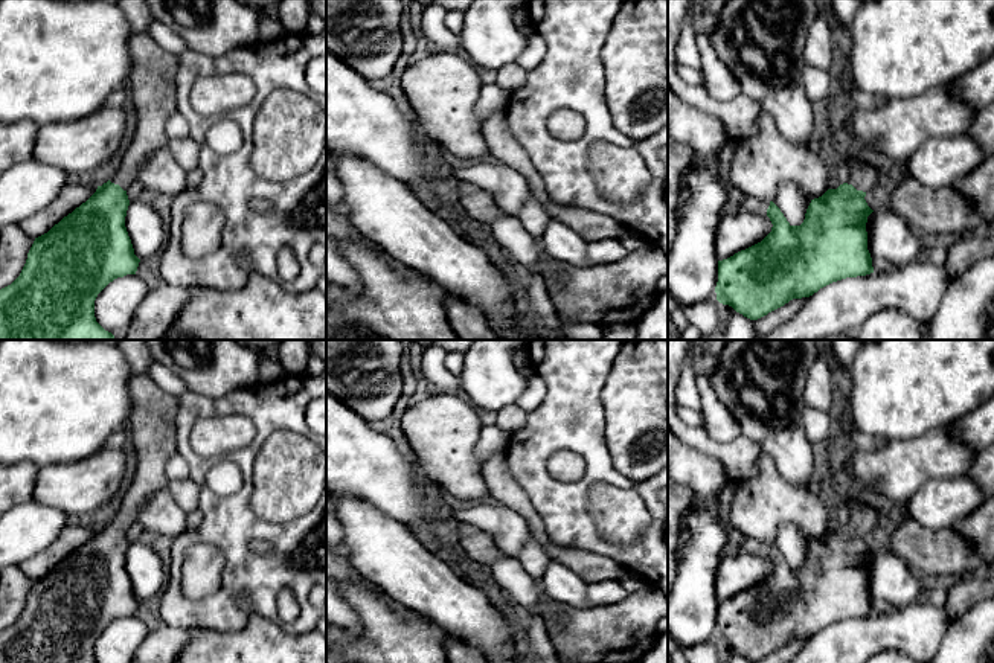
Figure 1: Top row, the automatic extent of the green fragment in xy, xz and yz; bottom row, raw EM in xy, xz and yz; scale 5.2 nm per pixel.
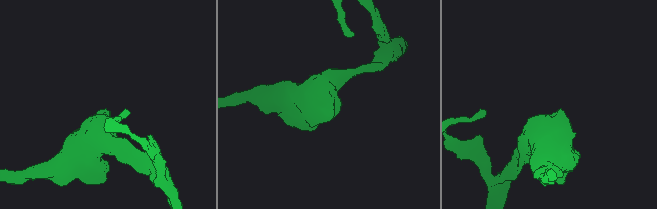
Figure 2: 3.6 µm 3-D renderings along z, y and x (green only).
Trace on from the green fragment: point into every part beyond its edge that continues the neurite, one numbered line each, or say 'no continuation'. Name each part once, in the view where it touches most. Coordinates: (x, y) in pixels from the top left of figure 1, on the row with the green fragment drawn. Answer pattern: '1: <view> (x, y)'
1: yz (863, 176)

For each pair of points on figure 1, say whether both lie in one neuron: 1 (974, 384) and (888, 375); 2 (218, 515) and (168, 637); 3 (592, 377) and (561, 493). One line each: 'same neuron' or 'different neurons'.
1: same neuron
2: different neurons
3: same neuron

